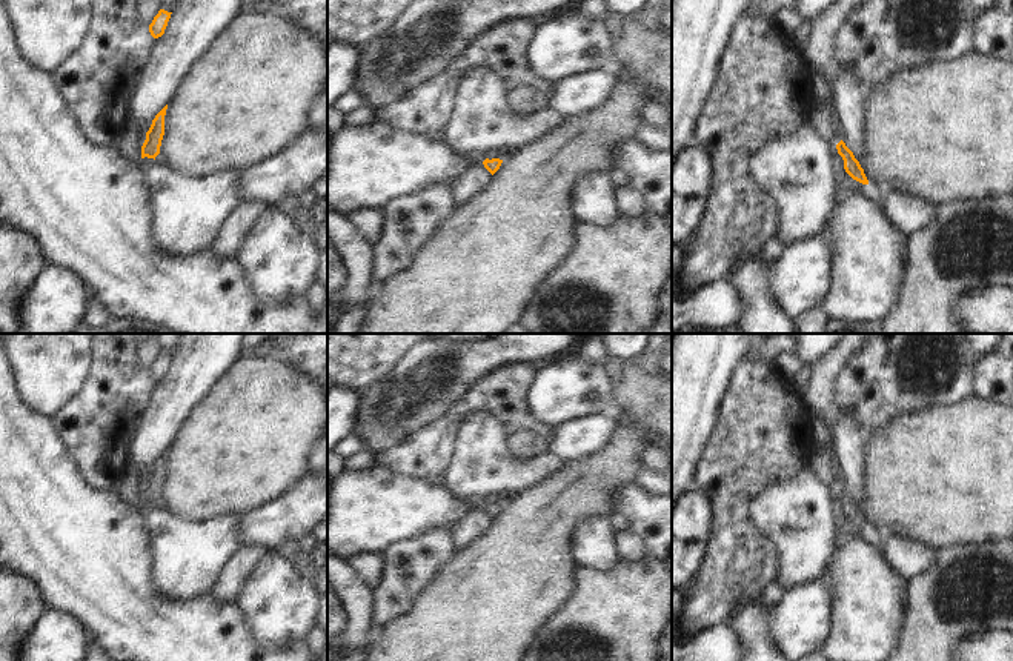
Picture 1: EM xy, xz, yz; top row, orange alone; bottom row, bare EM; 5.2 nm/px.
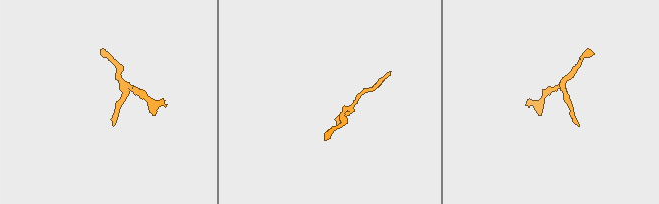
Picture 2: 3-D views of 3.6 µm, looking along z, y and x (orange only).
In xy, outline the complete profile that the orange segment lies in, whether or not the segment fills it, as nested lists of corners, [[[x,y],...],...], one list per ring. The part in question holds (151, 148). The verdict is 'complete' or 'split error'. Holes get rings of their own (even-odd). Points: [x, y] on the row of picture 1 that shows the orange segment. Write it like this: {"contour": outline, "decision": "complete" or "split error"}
{"contour": [[[168,105],[155,115],[149,131],[146,132],[146,140],[141,146],[141,158],[154,158],[160,154],[161,140],[164,135],[164,115]]], "decision": "complete"}

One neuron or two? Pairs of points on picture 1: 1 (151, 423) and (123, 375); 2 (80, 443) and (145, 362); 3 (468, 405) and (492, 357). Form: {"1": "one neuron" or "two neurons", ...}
{"1": "two neurons", "2": "two neurons", "3": "two neurons"}

